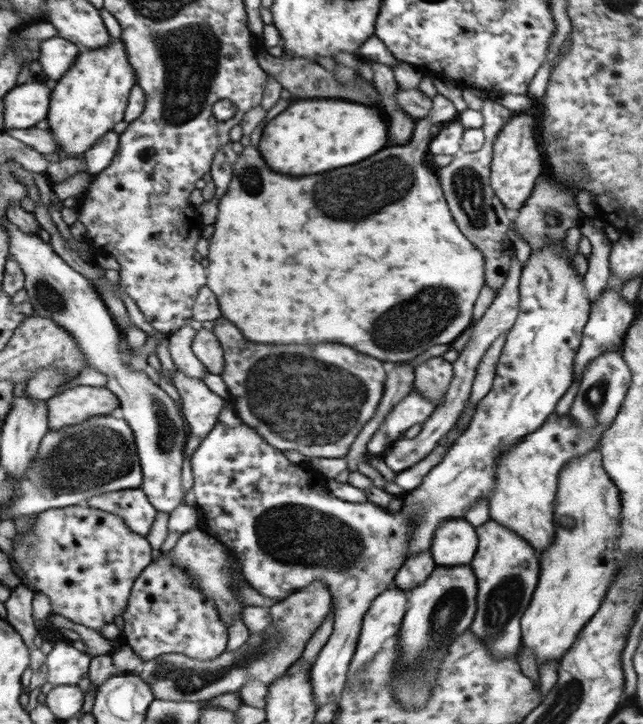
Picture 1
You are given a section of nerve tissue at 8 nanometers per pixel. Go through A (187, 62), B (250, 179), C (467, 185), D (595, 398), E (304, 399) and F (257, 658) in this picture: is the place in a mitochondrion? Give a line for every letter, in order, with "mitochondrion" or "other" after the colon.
A: mitochondrion
B: mitochondrion
C: mitochondrion
D: mitochondrion
E: mitochondrion
F: mitochondrion

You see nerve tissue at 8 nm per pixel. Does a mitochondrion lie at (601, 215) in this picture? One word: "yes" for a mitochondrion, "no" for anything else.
no

